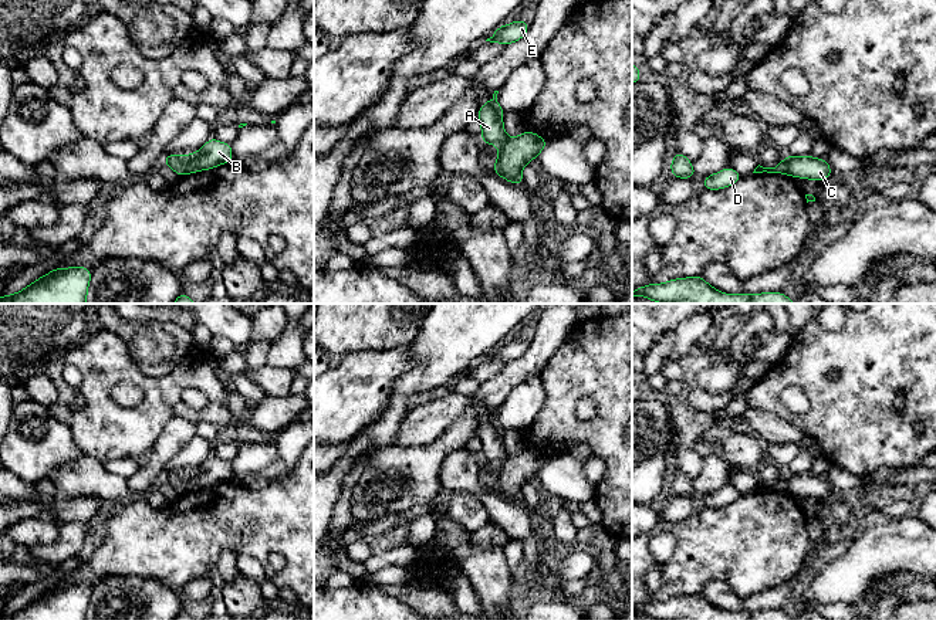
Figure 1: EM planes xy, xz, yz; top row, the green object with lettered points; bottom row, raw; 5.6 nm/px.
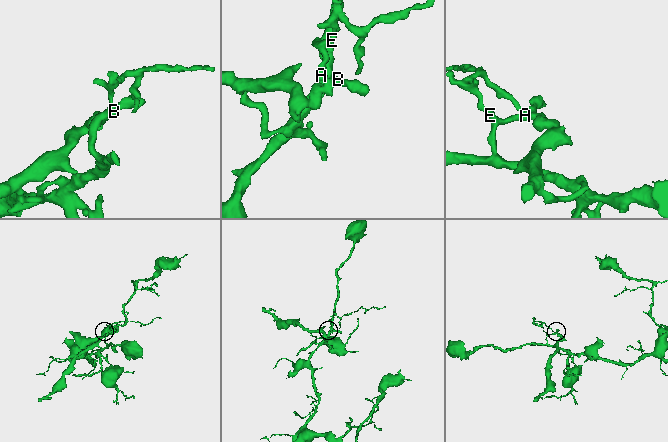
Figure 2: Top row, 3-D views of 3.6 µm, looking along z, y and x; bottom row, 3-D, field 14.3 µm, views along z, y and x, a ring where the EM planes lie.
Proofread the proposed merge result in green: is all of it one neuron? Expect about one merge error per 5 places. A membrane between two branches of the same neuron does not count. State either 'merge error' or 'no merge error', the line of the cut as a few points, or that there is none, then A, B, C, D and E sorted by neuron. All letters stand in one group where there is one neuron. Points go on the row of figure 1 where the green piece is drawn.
merge error; cut in xy along (185, 156), (189, 172); A D E / B C

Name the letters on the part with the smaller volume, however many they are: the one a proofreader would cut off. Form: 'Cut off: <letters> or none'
Cut off: B, C

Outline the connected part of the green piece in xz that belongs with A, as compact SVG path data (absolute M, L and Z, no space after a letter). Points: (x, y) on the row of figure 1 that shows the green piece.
M494 91L493 98L479 108L479 121L481 123L481 140L489 145L500 145L507 139L503 128L504 111L497 102L499 91Z

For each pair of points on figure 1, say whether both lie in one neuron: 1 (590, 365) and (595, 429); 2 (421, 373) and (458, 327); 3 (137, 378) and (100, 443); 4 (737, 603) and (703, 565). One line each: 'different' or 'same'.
1: same
2: same
3: same
4: different

